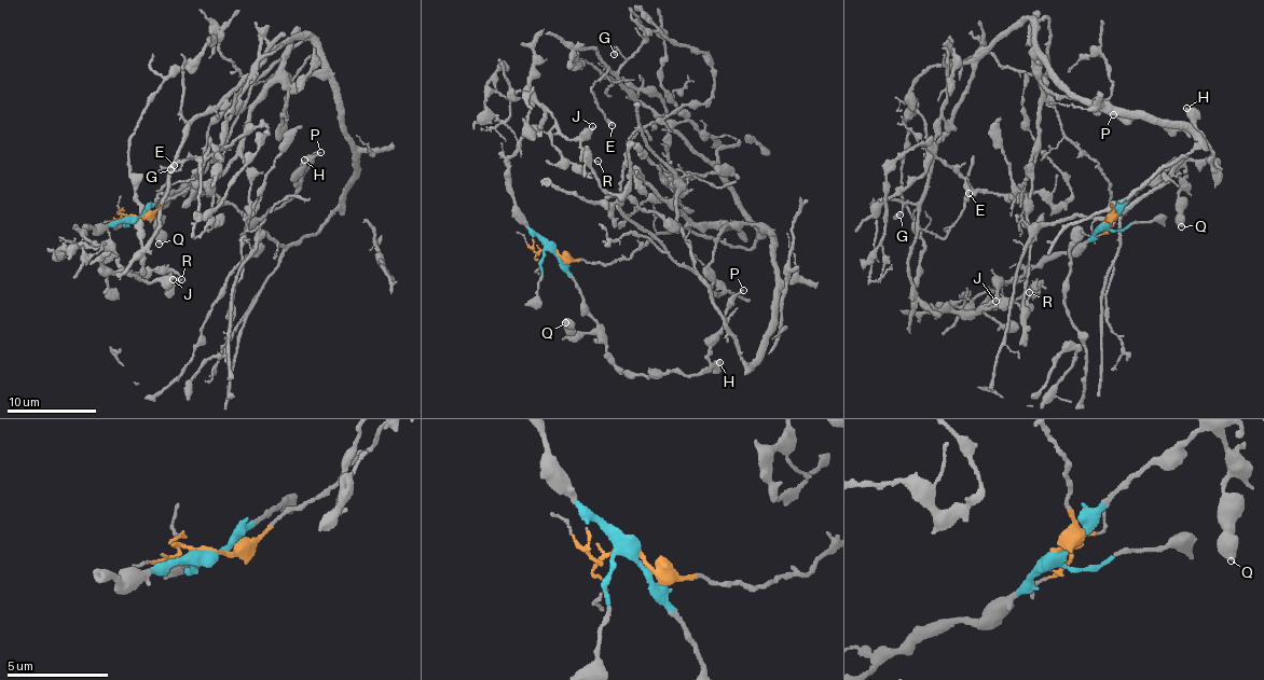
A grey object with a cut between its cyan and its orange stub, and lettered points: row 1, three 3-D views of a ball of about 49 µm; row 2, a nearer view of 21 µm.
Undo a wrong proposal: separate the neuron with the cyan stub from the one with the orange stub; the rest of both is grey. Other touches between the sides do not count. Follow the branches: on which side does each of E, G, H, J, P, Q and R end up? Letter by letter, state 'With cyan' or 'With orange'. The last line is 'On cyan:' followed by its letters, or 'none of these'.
E: With orange
G: With orange
H: With cyan
J: With cyan
P: With cyan
Q: With cyan
R: With cyan
On cyan: H, J, P, Q, R

